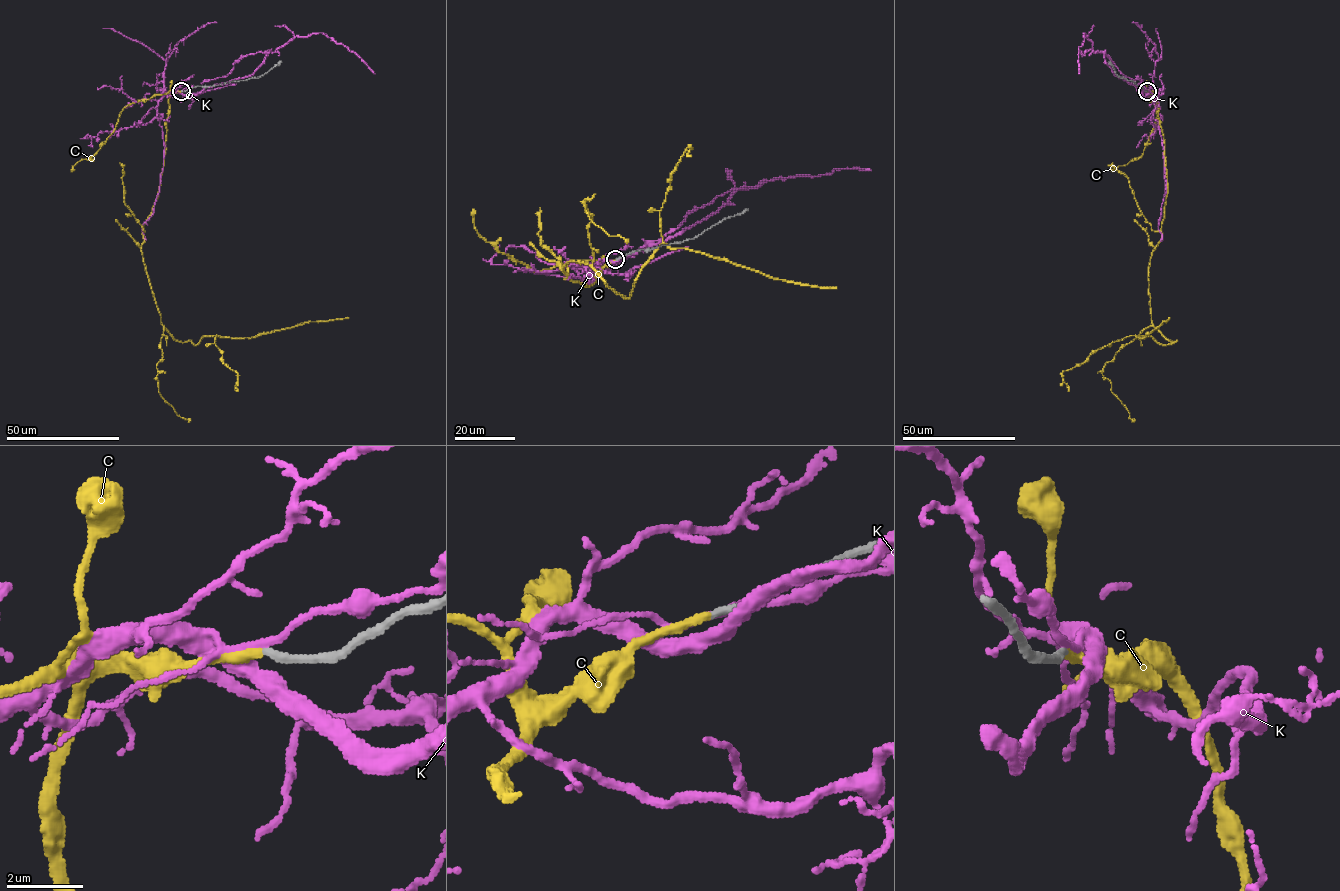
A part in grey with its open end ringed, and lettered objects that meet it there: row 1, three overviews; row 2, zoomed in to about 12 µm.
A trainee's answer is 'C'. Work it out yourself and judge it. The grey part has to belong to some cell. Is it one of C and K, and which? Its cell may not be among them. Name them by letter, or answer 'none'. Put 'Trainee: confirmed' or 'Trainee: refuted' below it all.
C
Trainee: confirmed

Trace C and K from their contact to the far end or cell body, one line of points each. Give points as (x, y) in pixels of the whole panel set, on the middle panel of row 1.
C: (616, 259), (589, 286), (562, 271), (571, 260), (589, 265), (628, 298), (638, 272), (667, 244), (837, 288)
K: (616, 259), (679, 235), (715, 213), (738, 188), (757, 187), (778, 178), (829, 174), (834, 168), (870, 169)

